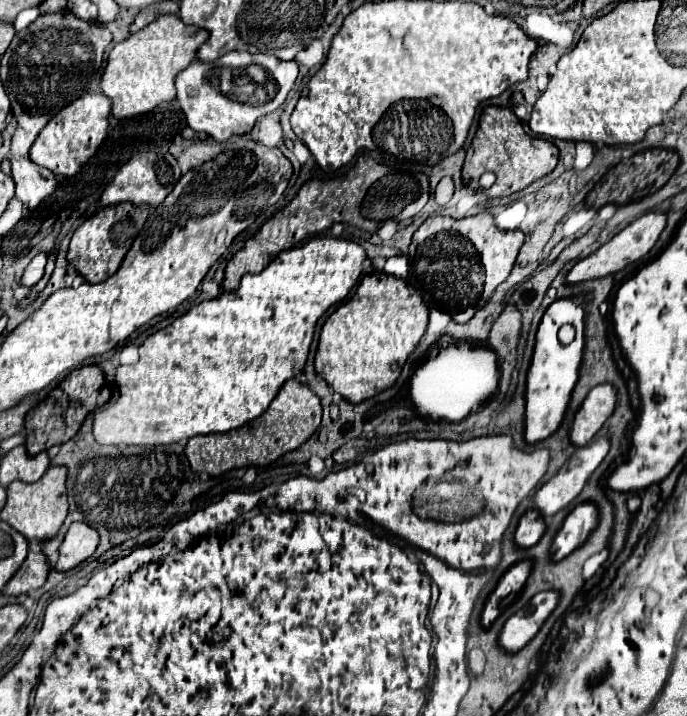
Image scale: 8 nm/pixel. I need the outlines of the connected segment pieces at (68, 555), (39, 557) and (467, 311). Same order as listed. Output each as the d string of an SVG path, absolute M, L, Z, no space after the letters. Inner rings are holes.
M71 523L61 549L59 549L59 561L55 563L57 571L69 571L75 565L83 563L87 557L93 555L93 551L99 545L99 533L85 525L85 523Z
M29 553L23 561L23 567L9 579L9 583L3 587L3 595L23 595L29 589L39 589L49 575L49 561L45 553Z
M487 211L463 219L431 215L415 231L409 245L409 283L431 307L449 313L457 323L467 323L475 311L485 305L495 287L509 277L523 237L519 229L497 229Z

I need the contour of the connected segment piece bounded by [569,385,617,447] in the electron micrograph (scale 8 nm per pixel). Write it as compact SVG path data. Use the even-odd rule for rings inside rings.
M597 385L581 403L579 411L573 417L569 429L569 441L575 447L585 447L591 443L593 435L603 427L603 423L611 417L617 403L617 393L611 385Z

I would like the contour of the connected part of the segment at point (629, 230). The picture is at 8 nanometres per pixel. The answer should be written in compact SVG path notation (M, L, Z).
M645 213L643 217L635 219L635 221L629 223L623 231L619 231L611 241L607 241L601 249L597 249L593 255L589 255L589 257L577 261L577 263L573 265L573 269L567 273L565 283L567 283L567 285L577 285L577 283L583 283L583 281L601 279L601 277L619 273L619 271L625 269L629 263L641 259L643 255L647 255L647 253L651 251L651 247L653 247L655 241L659 239L661 231L665 229L665 219L667 219L665 213Z

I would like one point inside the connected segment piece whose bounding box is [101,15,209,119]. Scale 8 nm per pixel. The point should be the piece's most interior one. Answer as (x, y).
(140, 74)

